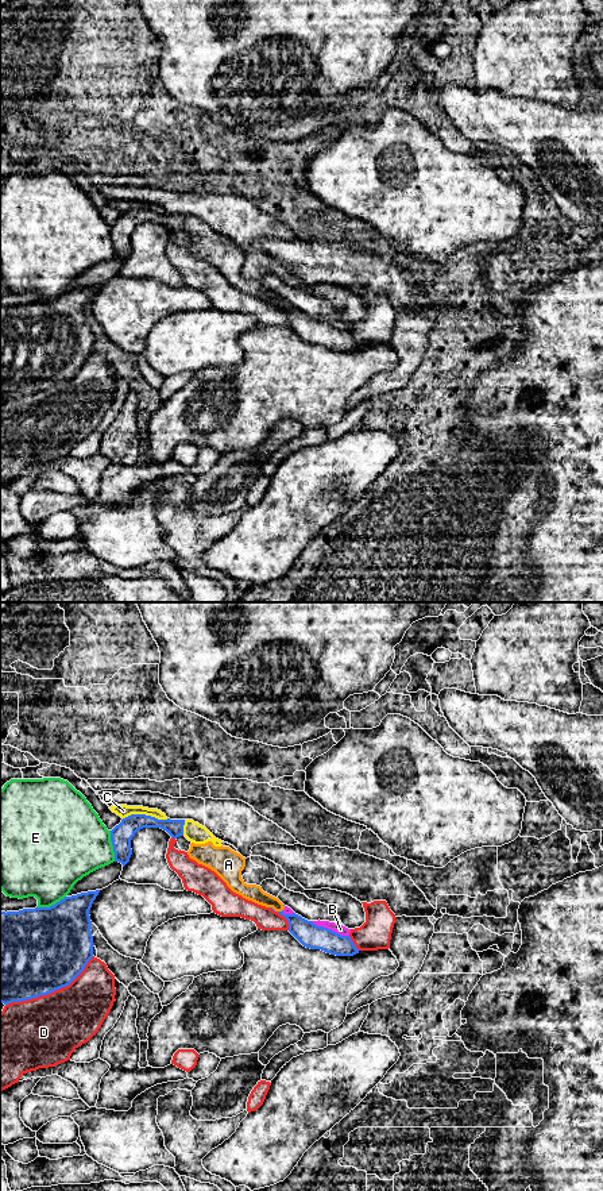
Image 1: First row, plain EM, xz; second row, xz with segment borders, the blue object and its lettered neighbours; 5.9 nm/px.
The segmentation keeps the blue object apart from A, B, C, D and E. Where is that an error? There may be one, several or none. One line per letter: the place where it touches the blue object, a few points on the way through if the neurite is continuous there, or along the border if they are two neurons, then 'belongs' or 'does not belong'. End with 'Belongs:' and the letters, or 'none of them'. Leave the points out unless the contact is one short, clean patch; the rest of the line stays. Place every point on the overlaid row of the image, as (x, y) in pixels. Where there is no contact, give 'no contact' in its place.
A: xz (277, 912) | does not belong
B: xz (329, 929) | does not belong
C: xz (145, 814) | does not belong
D: xz (50, 993) | does not belong
E: xz (112, 844) | does not belong
Belongs: none of them

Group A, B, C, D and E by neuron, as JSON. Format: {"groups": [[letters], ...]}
{"groups": [["A", "B", "C"], ["D"], ["E"]]}

